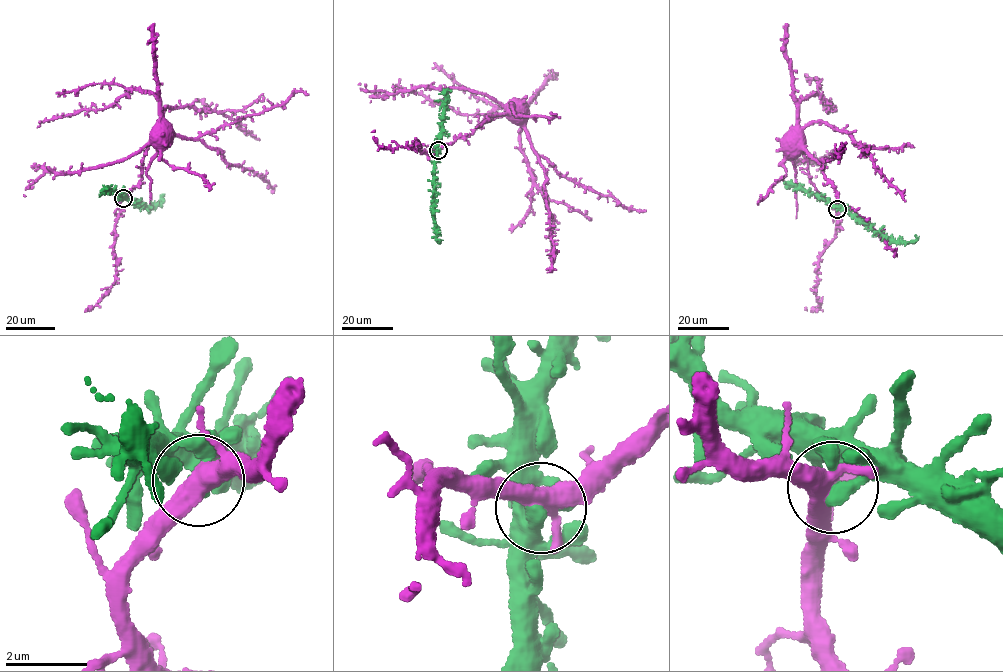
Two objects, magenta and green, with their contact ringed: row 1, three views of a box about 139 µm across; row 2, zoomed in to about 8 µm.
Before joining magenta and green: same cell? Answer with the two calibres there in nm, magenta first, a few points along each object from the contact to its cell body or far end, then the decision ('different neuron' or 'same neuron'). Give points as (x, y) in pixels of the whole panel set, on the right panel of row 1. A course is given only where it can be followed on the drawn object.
380/400 nm | magenta via (837, 209), (822, 198), (810, 180), (808, 159), (799, 149), (799, 140), (792, 136) | green via (837, 209), (850, 212), (892, 241), (913, 242), (917, 238), (914, 235) | different neuron

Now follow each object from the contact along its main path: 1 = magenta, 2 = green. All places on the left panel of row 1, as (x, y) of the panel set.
1: (122, 198), (141, 178), (144, 151), (153, 141), (156, 129)
2: (123, 198), (124, 195), (150, 208), (160, 202), (163, 194)

